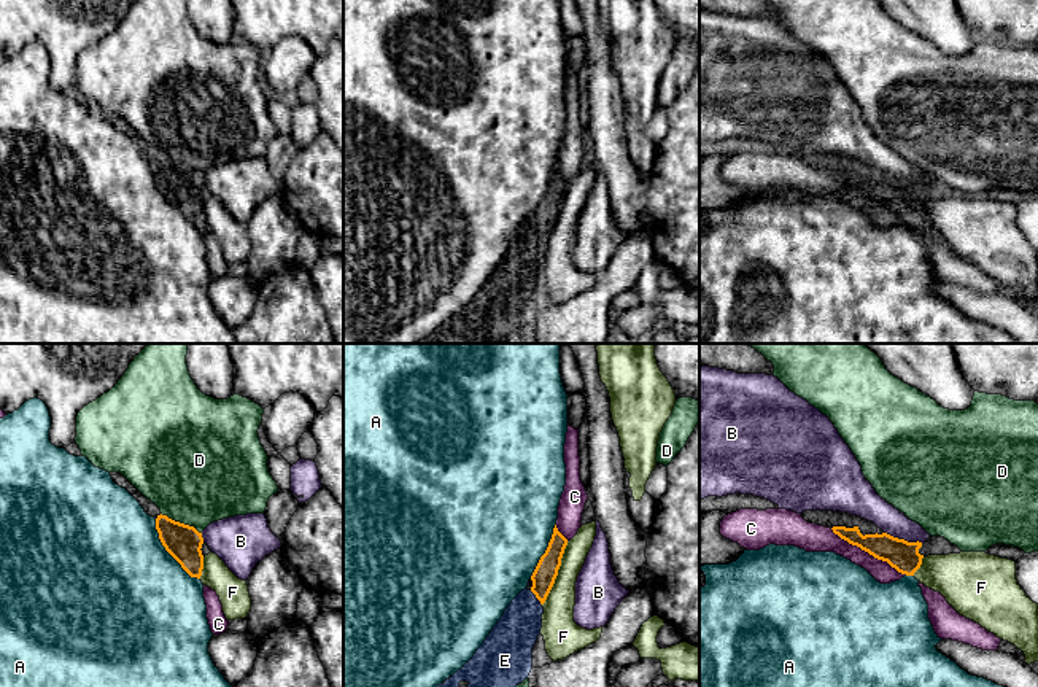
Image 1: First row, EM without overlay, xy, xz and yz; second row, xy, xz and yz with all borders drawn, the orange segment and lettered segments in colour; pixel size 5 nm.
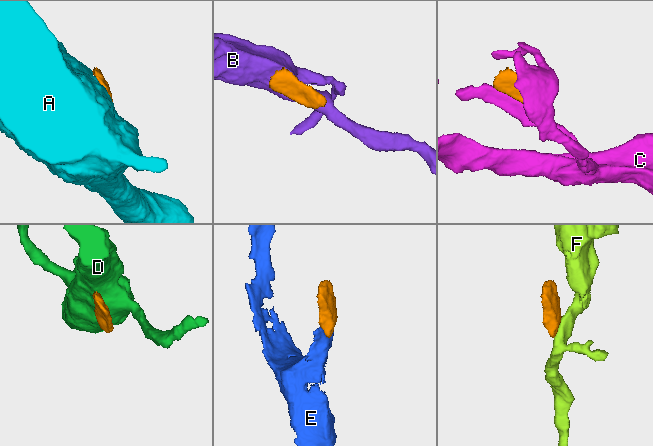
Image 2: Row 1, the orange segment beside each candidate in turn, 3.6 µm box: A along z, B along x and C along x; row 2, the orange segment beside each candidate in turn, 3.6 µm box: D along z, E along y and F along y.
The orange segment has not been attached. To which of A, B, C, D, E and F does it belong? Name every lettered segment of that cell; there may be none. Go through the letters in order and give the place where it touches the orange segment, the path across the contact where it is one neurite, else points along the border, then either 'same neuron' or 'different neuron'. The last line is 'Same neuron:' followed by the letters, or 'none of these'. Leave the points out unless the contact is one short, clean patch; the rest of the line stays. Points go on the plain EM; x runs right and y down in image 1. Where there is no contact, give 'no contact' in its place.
A: meets orange in xy at (167, 194); different neuron
B: meets orange in yz at (903, 183); different neuron
C: meets orange in yz at (868, 196); different neuron
D: meets orange in xy at (182, 167); different neuron
E: meets orange in xz at (536, 240); runs through xz (544, 220), (536, 240), (526, 250), (512, 282); same neuron
F: meets orange in xz at (557, 217); border along xz (568, 185), (558, 218), (542, 248); different neuron
Same neuron: E

